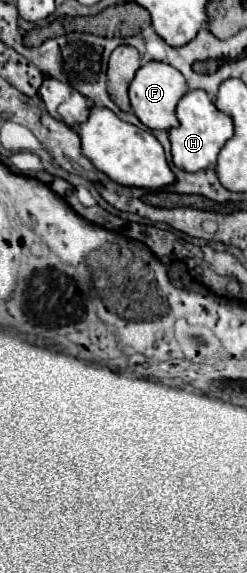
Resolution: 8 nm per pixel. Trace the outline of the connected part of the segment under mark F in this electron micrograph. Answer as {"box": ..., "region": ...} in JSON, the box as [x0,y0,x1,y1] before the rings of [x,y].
{"box":[130,62,188,130],"region":[[[148,62],[144,66],[140,66],[140,70],[136,72],[132,84],[130,84],[130,104],[134,114],[138,116],[138,120],[150,128],[150,130],[170,130],[178,126],[178,118],[176,118],[176,104],[178,100],[188,92],[188,84],[186,78],[182,76],[180,70],[176,70],[174,66],[166,64],[166,62]]]}

